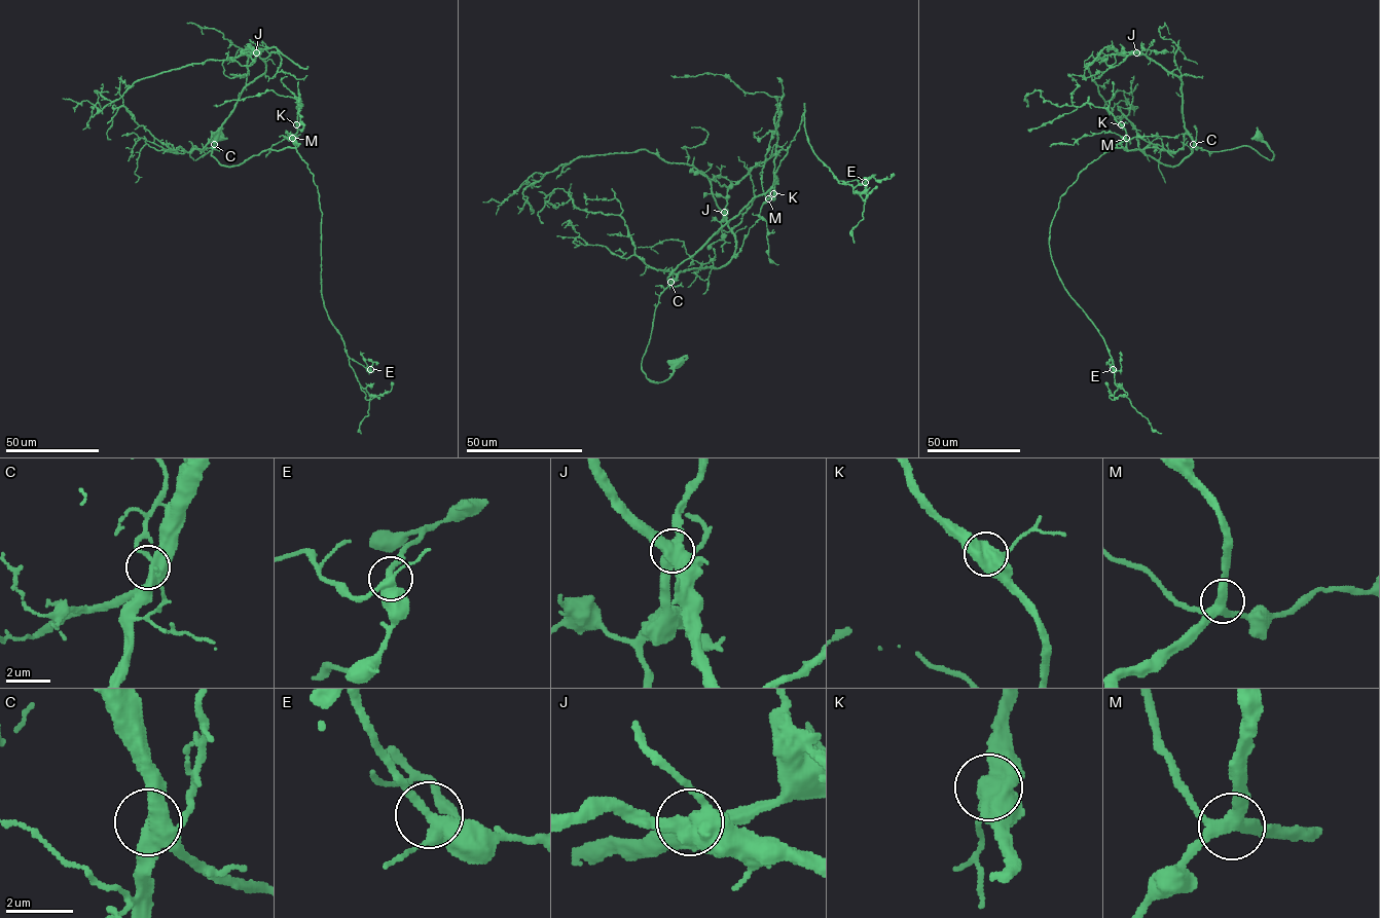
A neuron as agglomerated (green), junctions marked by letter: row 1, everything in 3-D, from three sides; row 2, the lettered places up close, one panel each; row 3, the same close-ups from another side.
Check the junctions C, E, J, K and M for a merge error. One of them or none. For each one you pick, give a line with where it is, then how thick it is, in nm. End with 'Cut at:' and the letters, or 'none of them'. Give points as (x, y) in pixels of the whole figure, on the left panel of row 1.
J: at (256, 52); 600 nm thick
Cut at: J

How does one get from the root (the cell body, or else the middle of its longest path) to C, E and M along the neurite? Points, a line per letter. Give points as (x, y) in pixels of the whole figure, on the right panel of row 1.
C: (1258, 135), (1273, 153), (1271, 159), (1245, 146), (1208, 151), (1193, 144)
E: (1258, 135), (1271, 159), (1245, 146), (1194, 146), (1168, 167), (1115, 147), (1060, 197), (1052, 260), (1113, 369)
M: (1258, 135), (1271, 159), (1245, 146), (1194, 146), (1174, 167), (1118, 147), (1126, 138)

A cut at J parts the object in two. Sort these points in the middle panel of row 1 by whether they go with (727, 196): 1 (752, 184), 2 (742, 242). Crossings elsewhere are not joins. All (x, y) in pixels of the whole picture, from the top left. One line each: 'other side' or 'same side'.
1: other side
2: other side

